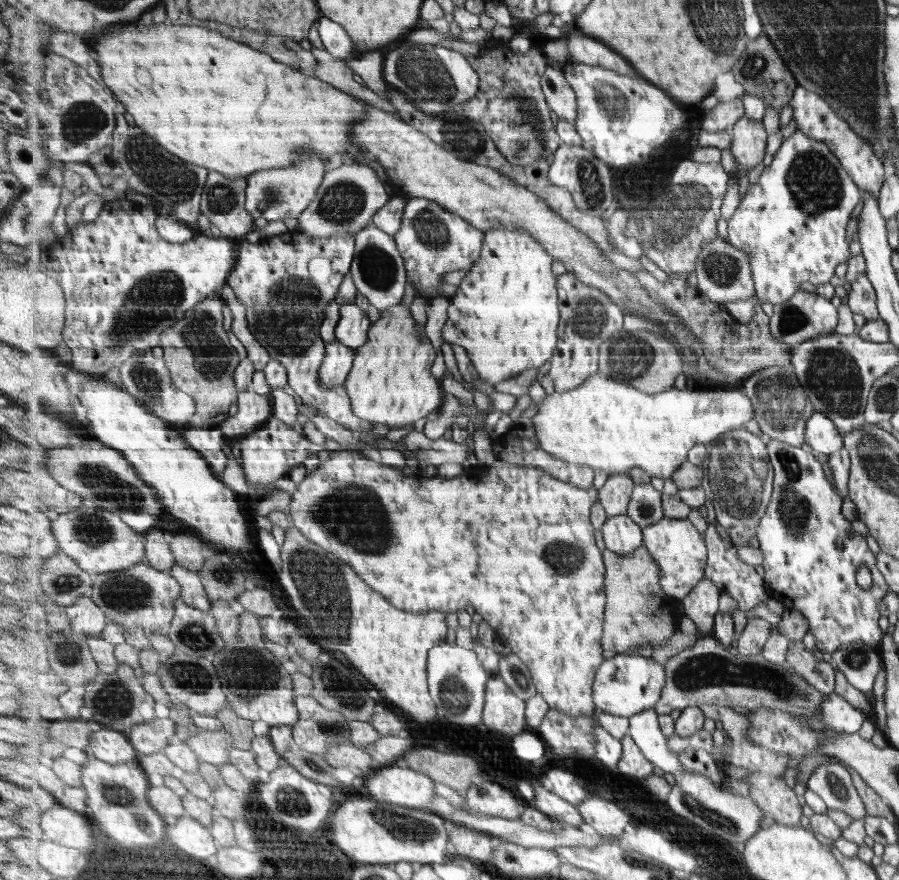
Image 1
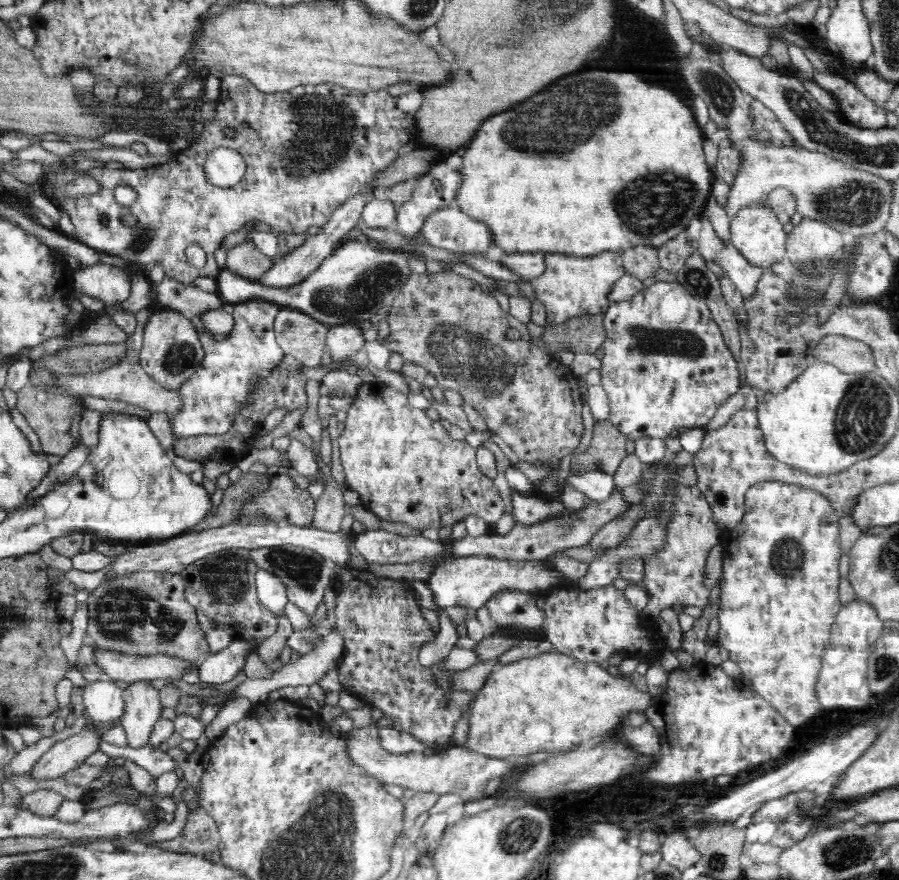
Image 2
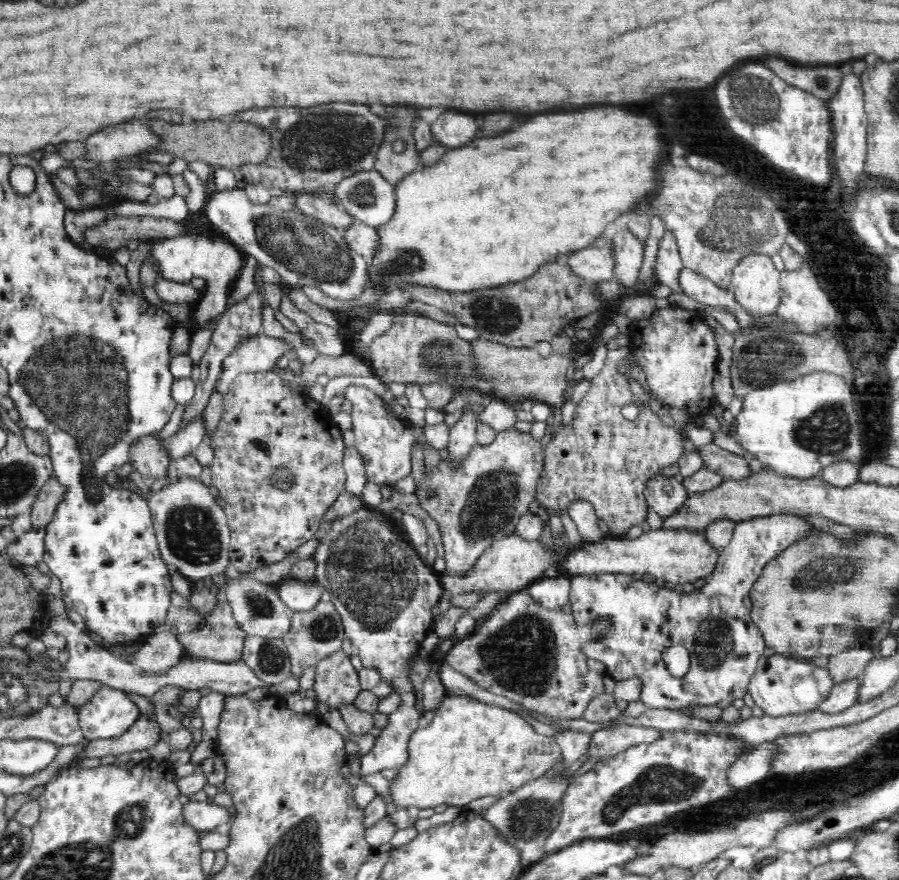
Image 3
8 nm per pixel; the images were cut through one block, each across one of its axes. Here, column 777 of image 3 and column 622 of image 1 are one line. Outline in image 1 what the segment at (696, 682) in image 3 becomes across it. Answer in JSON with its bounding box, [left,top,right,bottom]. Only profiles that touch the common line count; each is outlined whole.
[602,515,644,556]

